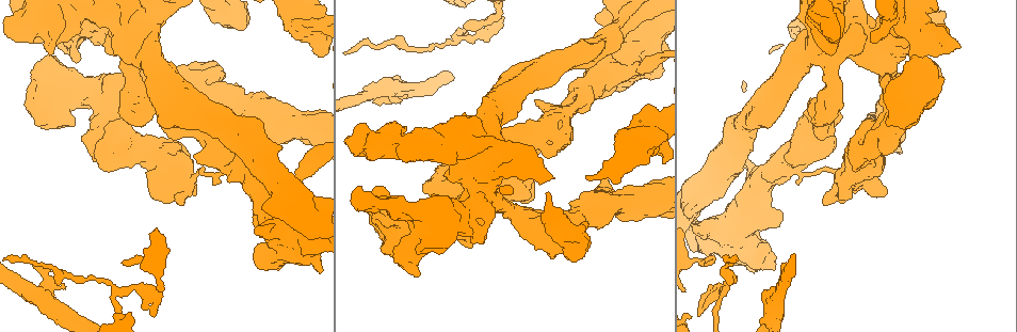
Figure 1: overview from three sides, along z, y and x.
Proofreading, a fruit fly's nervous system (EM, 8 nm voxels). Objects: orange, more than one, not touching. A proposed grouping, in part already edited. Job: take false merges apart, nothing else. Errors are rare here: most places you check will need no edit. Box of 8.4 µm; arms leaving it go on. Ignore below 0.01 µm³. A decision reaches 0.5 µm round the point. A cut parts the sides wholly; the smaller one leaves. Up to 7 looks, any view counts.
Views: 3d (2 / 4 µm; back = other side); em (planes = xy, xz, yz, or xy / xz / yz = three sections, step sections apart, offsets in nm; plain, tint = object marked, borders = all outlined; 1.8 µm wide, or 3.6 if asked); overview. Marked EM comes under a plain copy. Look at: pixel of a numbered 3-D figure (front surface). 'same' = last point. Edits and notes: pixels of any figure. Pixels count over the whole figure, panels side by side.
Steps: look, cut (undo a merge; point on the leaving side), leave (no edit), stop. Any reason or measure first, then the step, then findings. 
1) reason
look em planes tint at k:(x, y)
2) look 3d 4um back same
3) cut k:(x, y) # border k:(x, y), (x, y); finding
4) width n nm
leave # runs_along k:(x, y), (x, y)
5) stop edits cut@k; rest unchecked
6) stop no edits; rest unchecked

arms part here
look 3d 2um at 1:(724, 289)

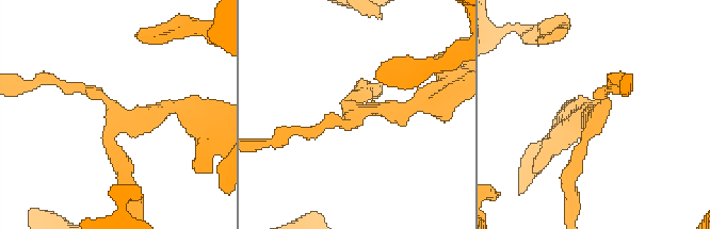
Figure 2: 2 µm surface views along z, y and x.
arms 3
look em xy step 16 tint at 2:(118, 113)

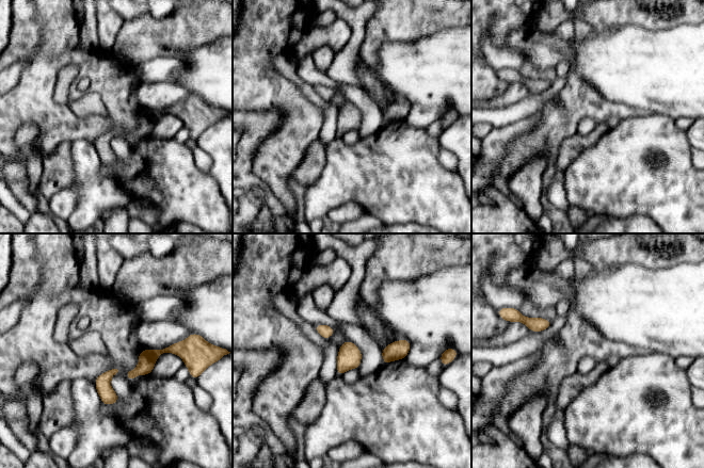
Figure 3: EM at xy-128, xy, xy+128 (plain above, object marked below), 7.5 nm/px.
look em planes tint same

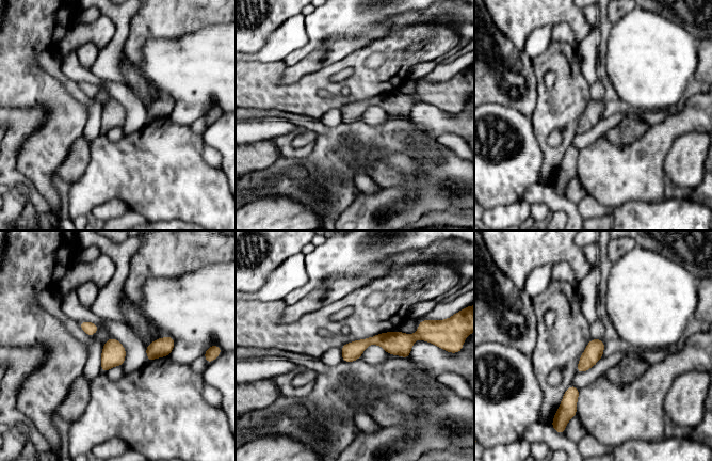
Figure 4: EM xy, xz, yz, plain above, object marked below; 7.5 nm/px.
width 140 nm
leave # runs_along 4:(417, 335), (368, 340), (344, 358); continuous, no second cell

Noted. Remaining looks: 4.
two arms at a narrow angle
look em planes tint at 1:(833, 96)

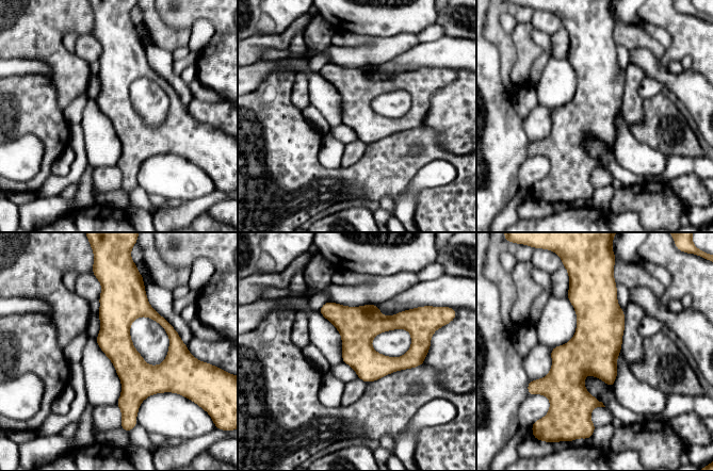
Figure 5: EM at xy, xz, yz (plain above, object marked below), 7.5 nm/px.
width 240 nm
leave # runs_along 5:(113, 288), (130, 415); continuous, no second cell

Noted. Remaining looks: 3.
calibre changes
look em xz step 8 tint at 1:(932, 34)

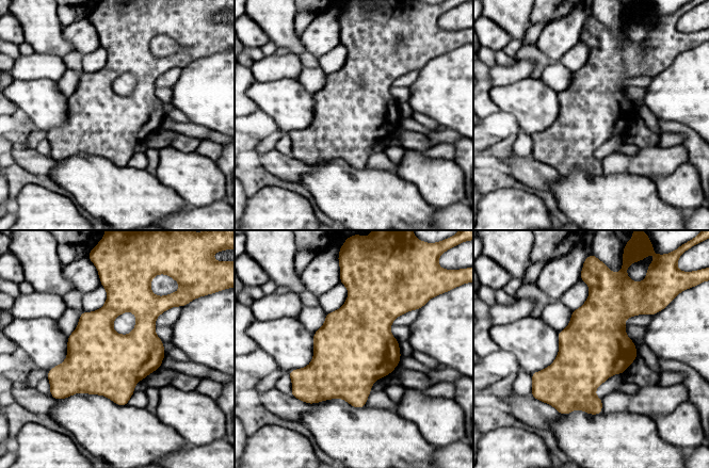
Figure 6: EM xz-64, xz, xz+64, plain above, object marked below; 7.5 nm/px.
another direction
look em planes tint same

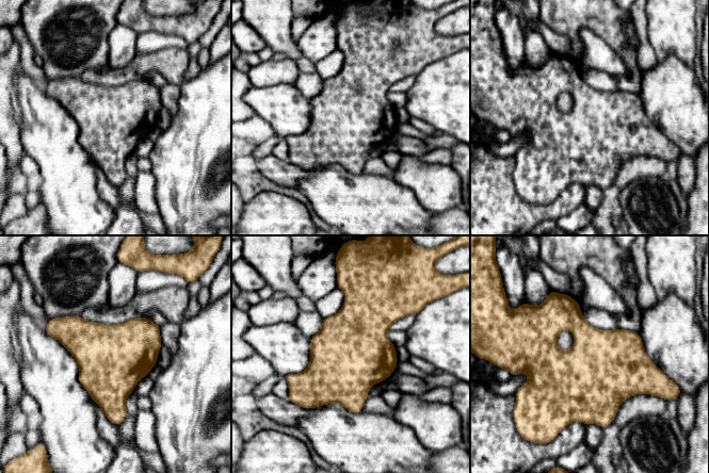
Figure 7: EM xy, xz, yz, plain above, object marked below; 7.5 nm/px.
leave # one cell here

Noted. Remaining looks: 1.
stop no edits; rest unchecked

